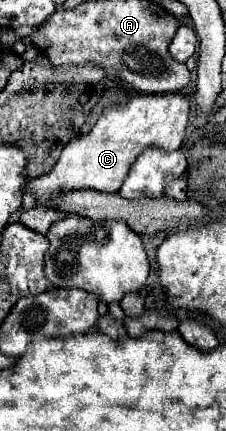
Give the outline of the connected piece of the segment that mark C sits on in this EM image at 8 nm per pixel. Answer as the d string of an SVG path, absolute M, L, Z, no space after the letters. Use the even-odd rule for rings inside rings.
M135 94L129 98L127 104L107 108L87 136L77 136L63 148L51 172L27 182L25 192L35 196L35 206L45 208L51 208L49 200L63 192L73 190L119 192L131 164L143 150L151 146L161 148L165 152L181 148L189 108L191 102L183 94Z

